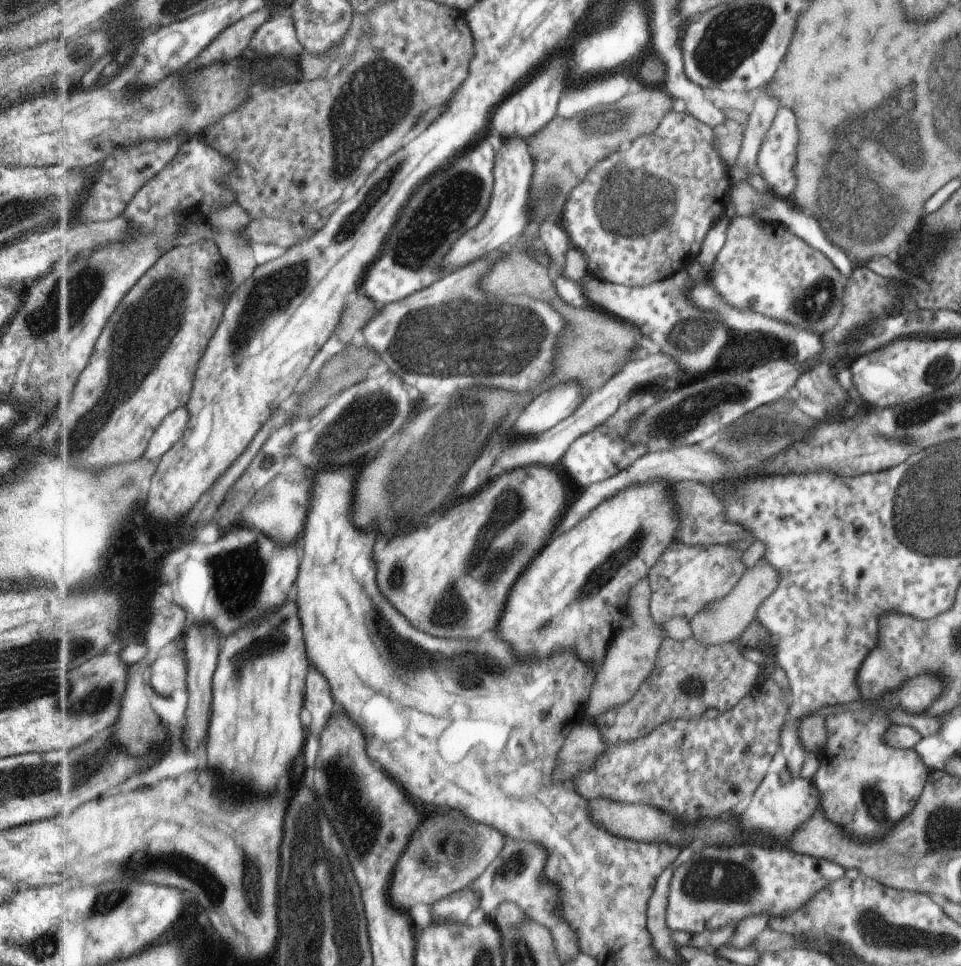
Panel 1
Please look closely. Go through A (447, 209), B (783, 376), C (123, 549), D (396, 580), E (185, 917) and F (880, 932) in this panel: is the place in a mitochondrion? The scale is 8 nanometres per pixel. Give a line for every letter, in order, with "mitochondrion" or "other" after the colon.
A: mitochondrion
B: other
C: other
D: mitochondrion
E: other
F: mitochondrion

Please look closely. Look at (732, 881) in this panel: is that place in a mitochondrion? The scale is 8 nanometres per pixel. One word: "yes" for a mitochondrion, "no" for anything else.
yes

